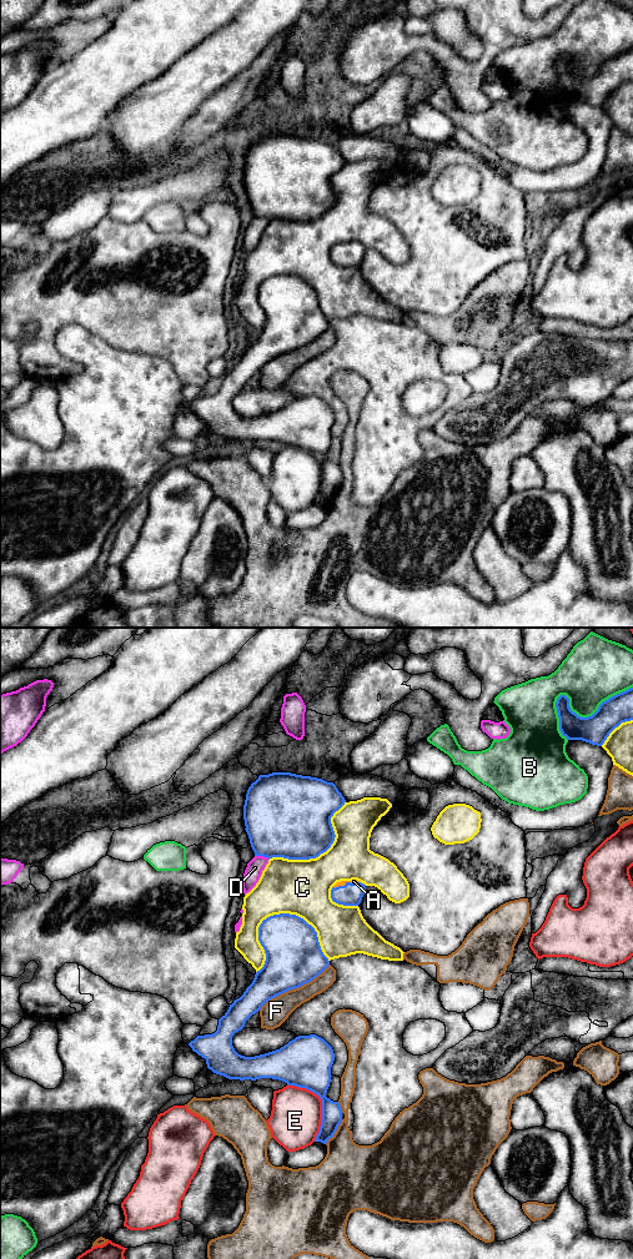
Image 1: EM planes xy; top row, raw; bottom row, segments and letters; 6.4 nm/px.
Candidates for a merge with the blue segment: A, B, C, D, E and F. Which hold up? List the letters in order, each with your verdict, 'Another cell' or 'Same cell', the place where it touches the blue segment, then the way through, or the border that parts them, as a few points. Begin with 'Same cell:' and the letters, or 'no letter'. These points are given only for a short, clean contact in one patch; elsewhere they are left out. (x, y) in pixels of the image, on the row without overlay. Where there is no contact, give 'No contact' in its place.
Same cell: A
A: Same cell. Touches blue at xy (348, 243)
B: Another cell. Touches blue at xy (572, 72)
C: Another cell. Touches blue at xy (300, 278)
D: Another cell. Touches blue at xy (262, 216)
E: Another cell. Touches blue at xy (322, 464)
F: Another cell. Touches blue at xy (294, 349)

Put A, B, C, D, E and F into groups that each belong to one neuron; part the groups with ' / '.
A / B / C / D / E / F

